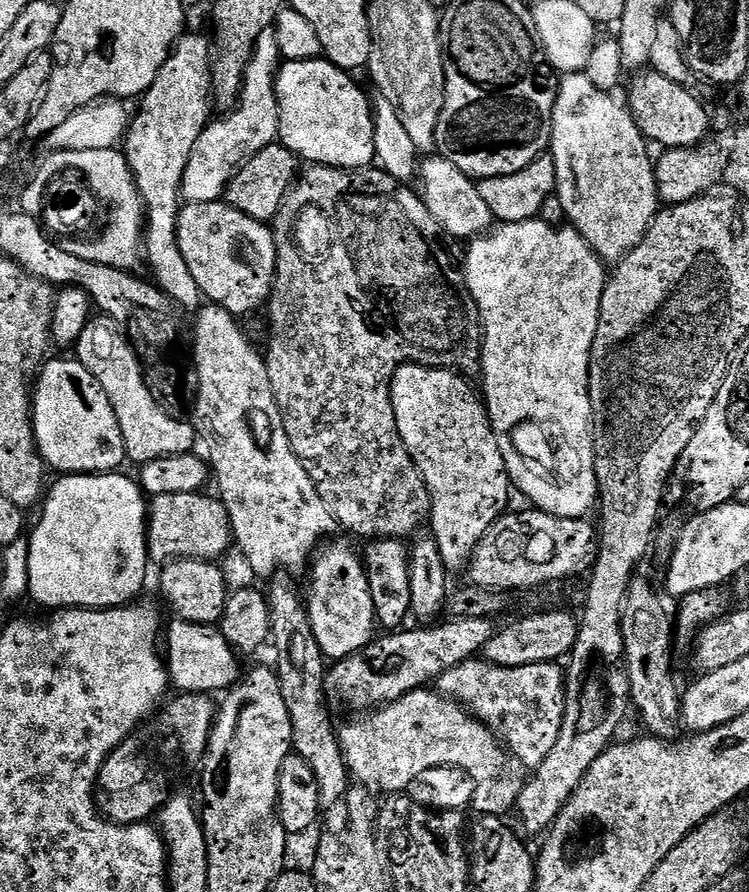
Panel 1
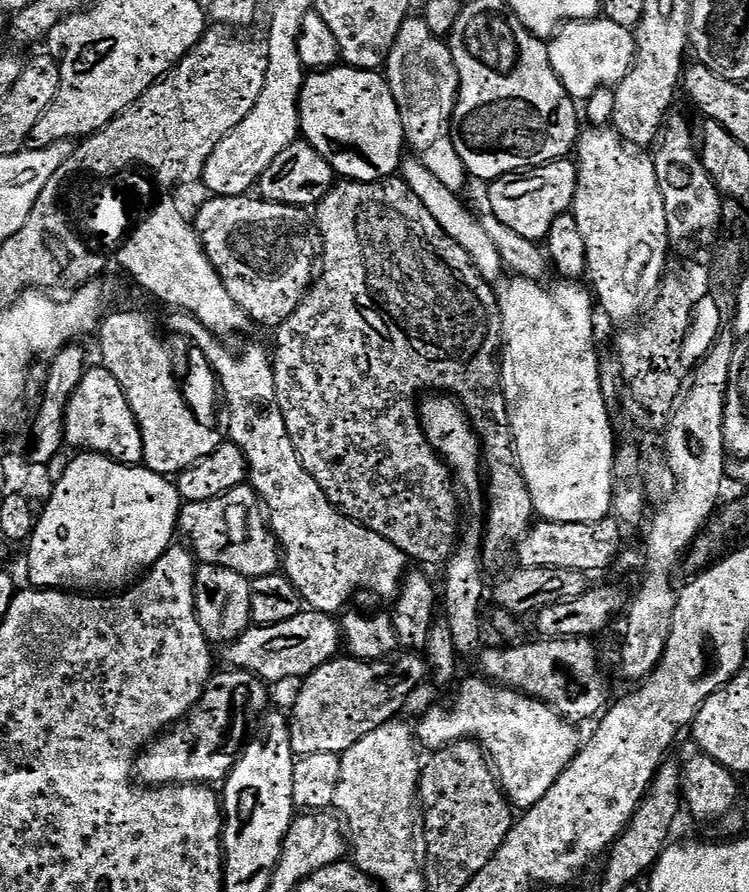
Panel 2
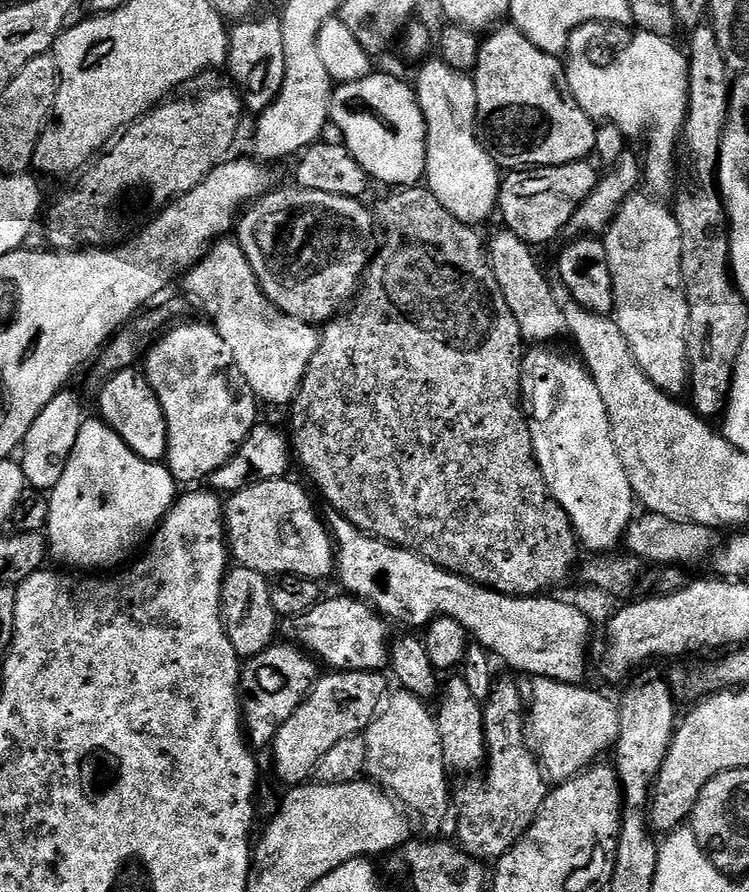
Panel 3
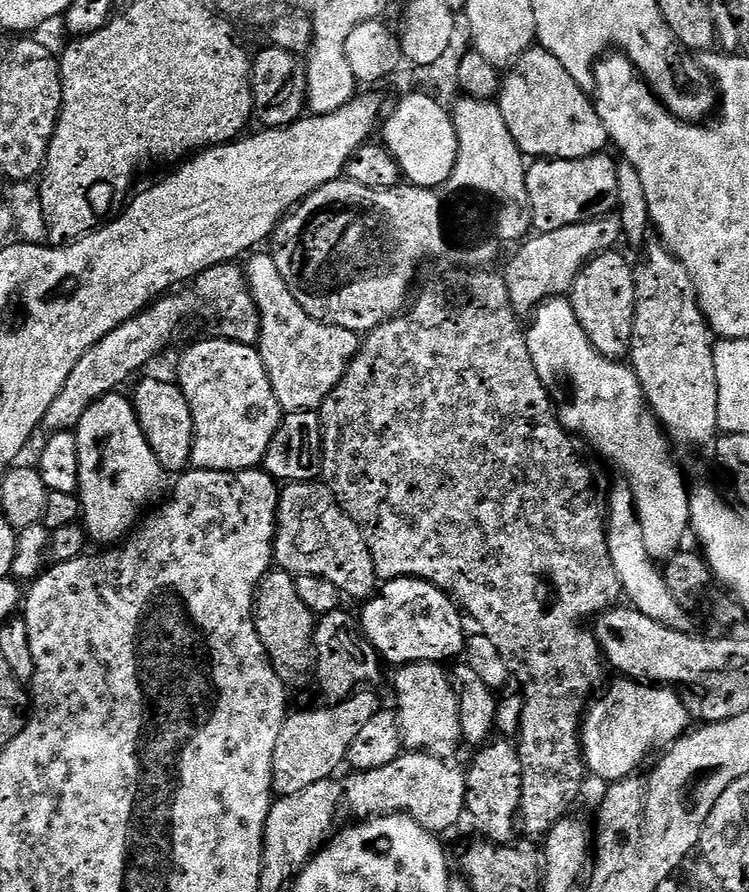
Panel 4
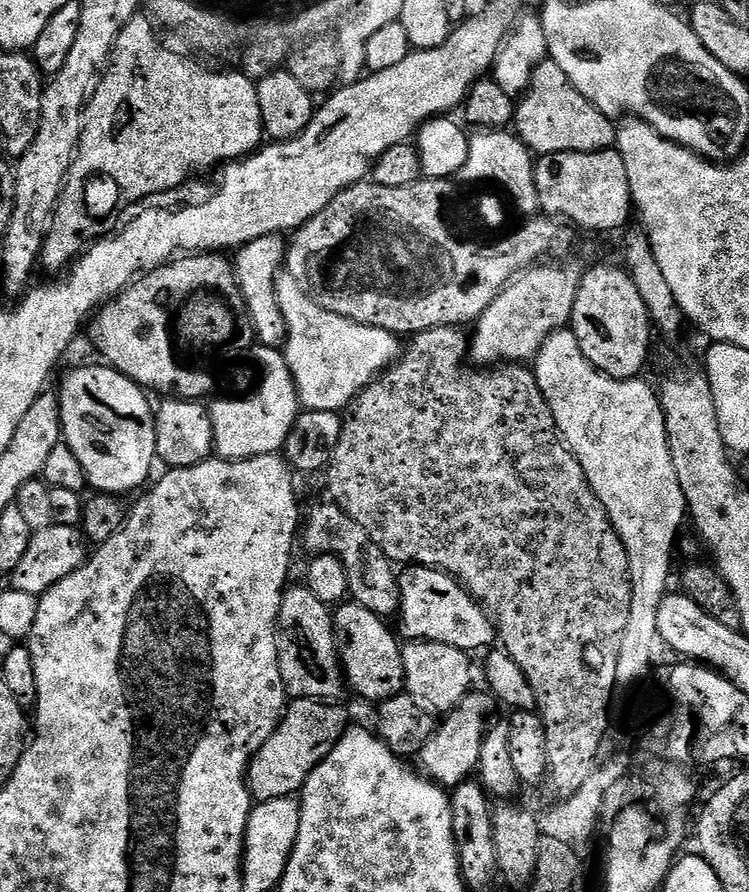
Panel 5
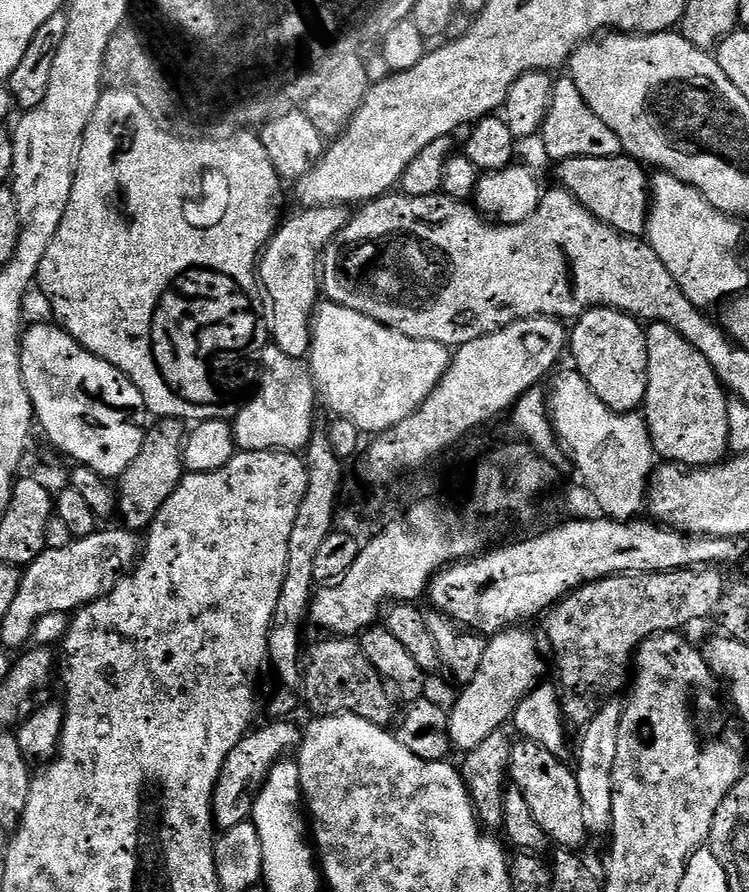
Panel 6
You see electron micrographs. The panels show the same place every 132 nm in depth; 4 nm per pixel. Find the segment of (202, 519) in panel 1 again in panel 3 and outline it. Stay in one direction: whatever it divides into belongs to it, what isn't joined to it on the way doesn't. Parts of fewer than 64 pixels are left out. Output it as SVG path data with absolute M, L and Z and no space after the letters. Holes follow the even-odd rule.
M288 478L263 480L246 486L241 492L231 493L224 504L224 531L231 559L236 560L241 569L255 572L257 577L282 576L281 578L299 578L301 580L323 581L323 576L332 576L334 572L334 544L330 536L324 533L318 517L312 513L312 504L308 496Z

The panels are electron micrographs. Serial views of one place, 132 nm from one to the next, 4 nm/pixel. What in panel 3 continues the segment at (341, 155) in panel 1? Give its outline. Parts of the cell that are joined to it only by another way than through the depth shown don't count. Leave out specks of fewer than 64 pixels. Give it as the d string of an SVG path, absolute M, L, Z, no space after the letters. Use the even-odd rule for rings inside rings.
M377 71L349 84L333 87L328 97L328 119L340 131L347 153L365 175L388 186L416 186L424 174L424 115L413 87L396 76Z

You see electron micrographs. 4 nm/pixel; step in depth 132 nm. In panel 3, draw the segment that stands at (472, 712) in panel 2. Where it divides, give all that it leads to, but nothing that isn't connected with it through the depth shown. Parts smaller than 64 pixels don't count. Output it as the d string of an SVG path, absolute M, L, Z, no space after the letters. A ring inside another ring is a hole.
M543 678L533 679L531 683L532 689L526 692L526 744L534 753L543 775L553 785L563 784L564 781L571 780L573 776L593 767L603 757L600 755L615 745L618 735L618 712L613 701L611 704L606 697L590 692L585 686L559 684L556 680Z

